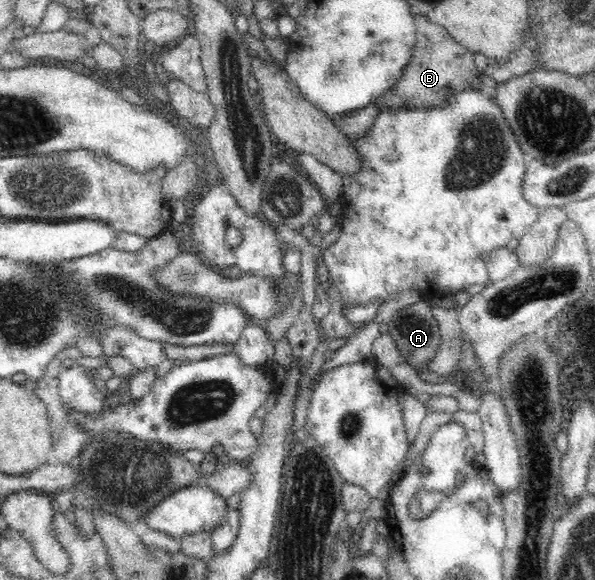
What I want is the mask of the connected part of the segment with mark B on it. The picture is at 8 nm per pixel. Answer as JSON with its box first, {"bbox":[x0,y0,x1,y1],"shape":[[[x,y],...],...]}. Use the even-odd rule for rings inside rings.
{"bbox":[375,16,480,110],"shape":[[[414,16],[416,45],[402,78],[388,89],[375,104],[380,109],[396,110],[400,107],[444,107],[443,101],[471,87],[471,82],[480,75],[474,63],[474,54],[456,43],[450,34],[430,21],[426,16]]]}

